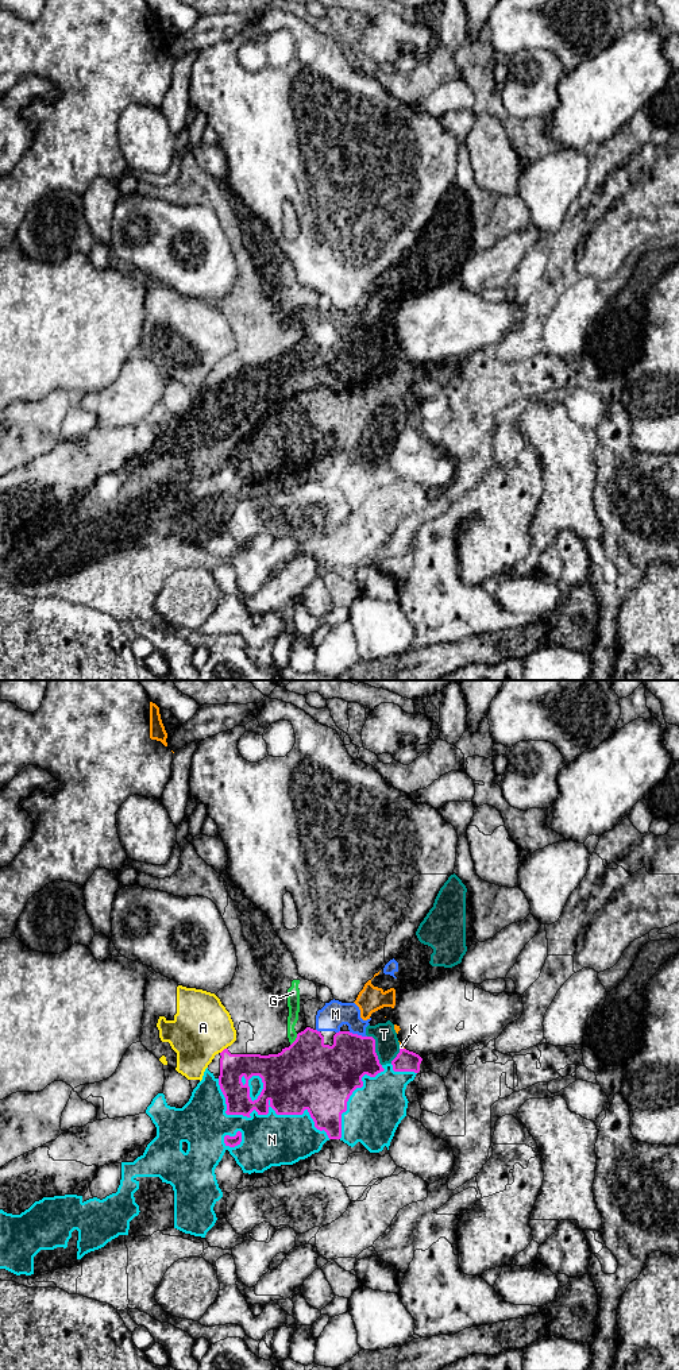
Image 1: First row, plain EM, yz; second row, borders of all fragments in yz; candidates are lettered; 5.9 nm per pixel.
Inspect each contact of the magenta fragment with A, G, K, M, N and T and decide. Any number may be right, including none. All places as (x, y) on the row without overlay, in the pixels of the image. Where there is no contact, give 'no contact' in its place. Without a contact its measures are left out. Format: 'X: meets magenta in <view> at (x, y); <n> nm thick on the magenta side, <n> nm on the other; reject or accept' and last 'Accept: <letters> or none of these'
A: meets magenta in yz at (223, 359); 160 nm thick on the magenta side, 360 nm on the other; reject
G: meets magenta in yz at (296, 348); 420 nm thick on the magenta side, 80 nm on the other; reject
K: meets magenta in yz at (402, 358); 130 nm thick on the magenta side, 30 nm on the other; accept
M: meets magenta in yz at (357, 343); 320 nm thick on the magenta side, 160 nm on the other; reject
N: meets magenta in yz at (266, 423); 360 nm thick on the magenta side, 320 nm on the other; reject
T: meets magenta in yz at (374, 358); 300 nm thick on the magenta side, 140 nm on the other; reject
Accept: K

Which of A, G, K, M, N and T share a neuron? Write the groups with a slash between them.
A / G M T / K / N

